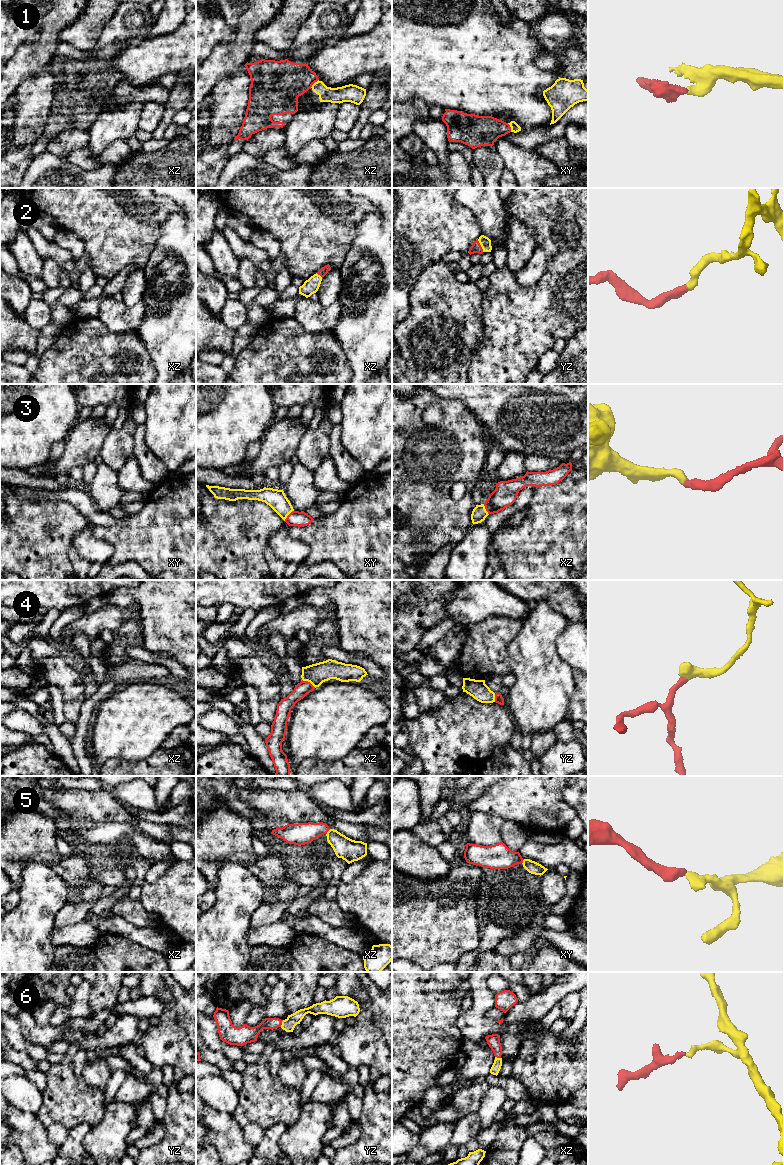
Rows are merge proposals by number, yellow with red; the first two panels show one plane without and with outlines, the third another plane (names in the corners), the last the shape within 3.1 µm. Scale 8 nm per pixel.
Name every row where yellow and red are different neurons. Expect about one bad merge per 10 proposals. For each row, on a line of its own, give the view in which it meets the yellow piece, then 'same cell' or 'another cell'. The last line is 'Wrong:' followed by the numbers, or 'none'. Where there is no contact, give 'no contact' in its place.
1: meets yellow in xz; another cell
2: meets yellow in yz; same cell
3: meets yellow in xy; same cell
4: meets yellow in xz; same cell
5: meets yellow in xz; same cell
6: meets yellow in yz; same cell
Wrong: 1

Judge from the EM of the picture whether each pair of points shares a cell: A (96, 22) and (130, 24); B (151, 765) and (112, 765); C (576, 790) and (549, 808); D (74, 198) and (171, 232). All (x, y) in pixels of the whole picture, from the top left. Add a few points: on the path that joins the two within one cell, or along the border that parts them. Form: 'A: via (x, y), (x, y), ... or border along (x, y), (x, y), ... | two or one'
A: border along (117, 10), (102, 30), (96, 44) | two
B: via (141, 765), (122, 765) | one
C: border along (564, 786), (562, 798), (574, 809), (577, 815) | two
D: border along (178, 214), (168, 216), (159, 225), (152, 250) | two

